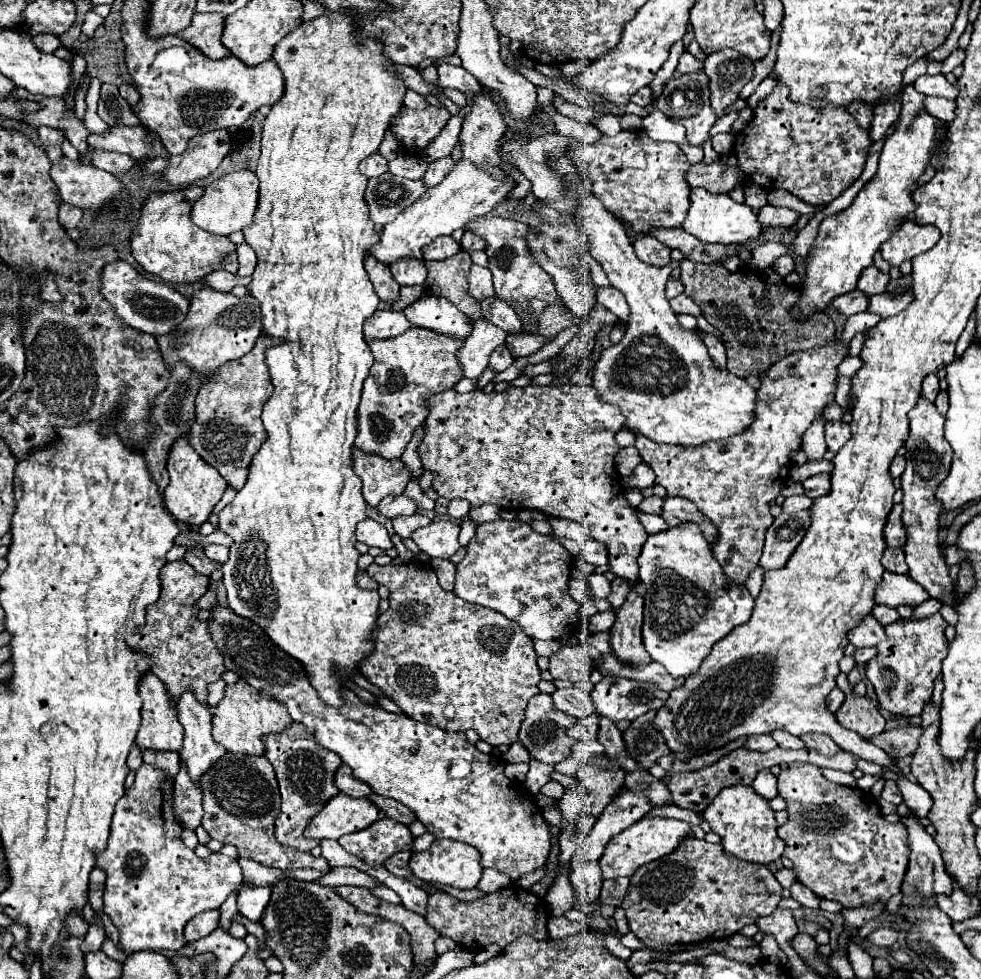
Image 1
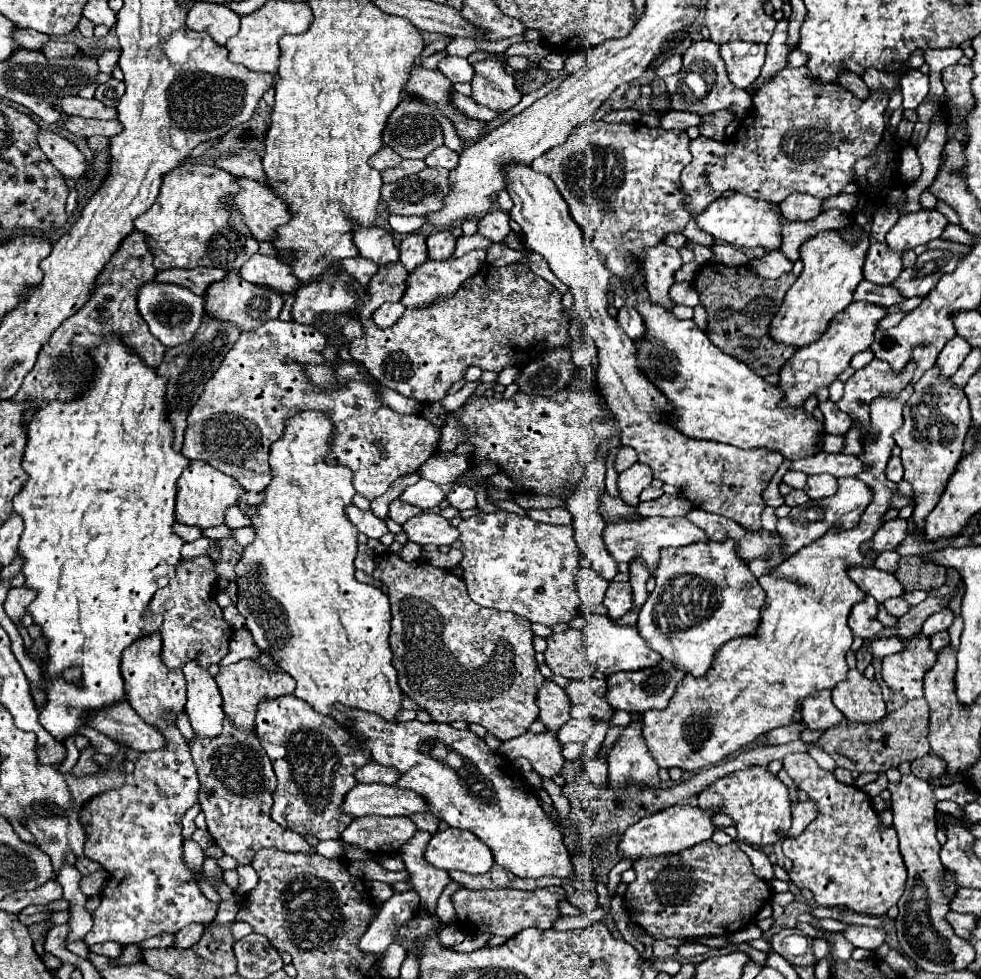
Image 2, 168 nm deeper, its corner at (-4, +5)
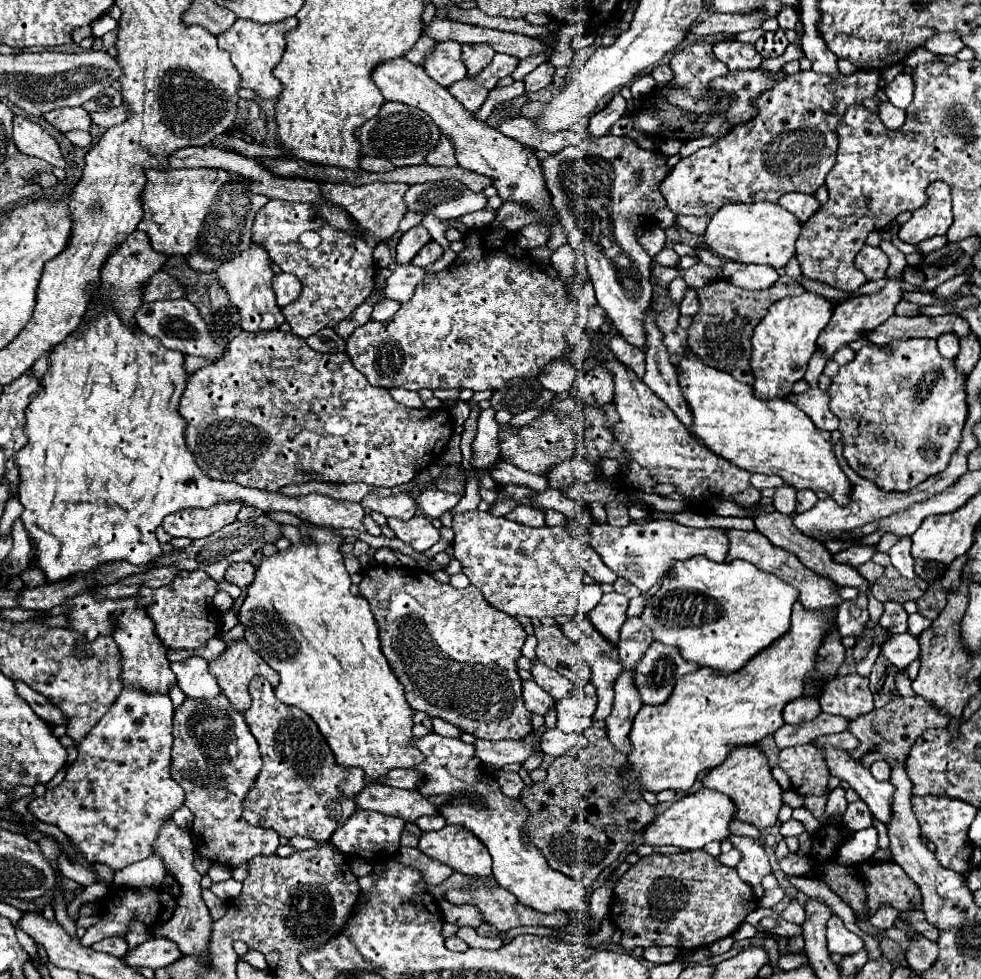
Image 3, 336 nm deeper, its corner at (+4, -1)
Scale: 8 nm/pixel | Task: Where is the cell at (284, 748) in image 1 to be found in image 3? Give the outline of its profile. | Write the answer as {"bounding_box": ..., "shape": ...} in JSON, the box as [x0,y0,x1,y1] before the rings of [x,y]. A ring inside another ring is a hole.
{"bounding_box":[243,676,365,842],"shape":[[[255,676],[255,680],[251,680],[251,684],[249,684],[249,694],[253,696],[253,704],[243,716],[245,716],[245,722],[251,730],[251,734],[259,742],[263,768],[257,776],[255,788],[249,792],[249,796],[245,800],[243,818],[253,826],[273,828],[279,836],[285,836],[285,838],[305,836],[305,838],[313,838],[319,842],[327,842],[331,838],[331,834],[337,830],[337,810],[339,810],[339,824],[345,824],[351,818],[351,814],[357,810],[355,796],[365,786],[363,770],[361,768],[343,768],[341,764],[337,764],[327,740],[323,738],[323,734],[317,728],[317,724],[303,710],[279,702],[273,694],[271,684],[265,678]]]}

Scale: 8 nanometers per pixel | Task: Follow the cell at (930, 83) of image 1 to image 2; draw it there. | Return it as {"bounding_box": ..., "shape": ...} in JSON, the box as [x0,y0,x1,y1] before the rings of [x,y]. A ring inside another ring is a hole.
{"bounding_box":[899,70,929,108],"shape":[[[909,70],[903,74],[899,86],[903,94],[903,108],[917,108],[929,92],[929,76],[921,74],[919,70]]]}

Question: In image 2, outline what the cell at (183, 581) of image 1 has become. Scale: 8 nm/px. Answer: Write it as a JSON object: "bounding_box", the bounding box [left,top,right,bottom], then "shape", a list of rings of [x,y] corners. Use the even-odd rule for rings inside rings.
{"bounding_box":[151,556,231,668],"shape":[[[197,556],[177,566],[175,578],[155,594],[151,600],[151,612],[163,612],[163,624],[159,628],[163,638],[163,662],[167,668],[181,668],[187,660],[195,658],[203,668],[221,662],[229,652],[231,628],[223,620],[223,610],[215,602],[217,574],[209,556]]]}

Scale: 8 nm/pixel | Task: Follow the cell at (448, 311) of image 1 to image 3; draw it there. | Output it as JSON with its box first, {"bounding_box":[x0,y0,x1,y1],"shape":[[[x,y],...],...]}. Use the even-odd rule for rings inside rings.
{"bounding_box":[385,264,437,302],"shape":[[[403,264],[393,270],[393,274],[387,278],[385,286],[385,296],[397,302],[407,302],[409,296],[413,296],[415,286],[423,280],[427,274],[437,274],[437,272],[425,272],[423,268],[417,268],[413,264]]]}

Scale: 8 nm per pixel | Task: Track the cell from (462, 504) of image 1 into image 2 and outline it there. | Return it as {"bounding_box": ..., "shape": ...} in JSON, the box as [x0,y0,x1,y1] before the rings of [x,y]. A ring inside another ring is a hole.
{"bounding_box":[447,484,475,510],"shape":[[[453,484],[447,492],[447,502],[457,510],[475,508],[475,492],[463,484]]]}

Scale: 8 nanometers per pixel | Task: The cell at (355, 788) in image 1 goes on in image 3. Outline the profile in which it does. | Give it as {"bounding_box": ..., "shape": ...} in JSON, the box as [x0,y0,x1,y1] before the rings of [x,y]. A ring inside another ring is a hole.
{"bounding_box":[379,770,419,790],"shape":[[[391,770],[387,776],[379,778],[379,784],[413,790],[419,784],[419,774],[415,770]]]}

